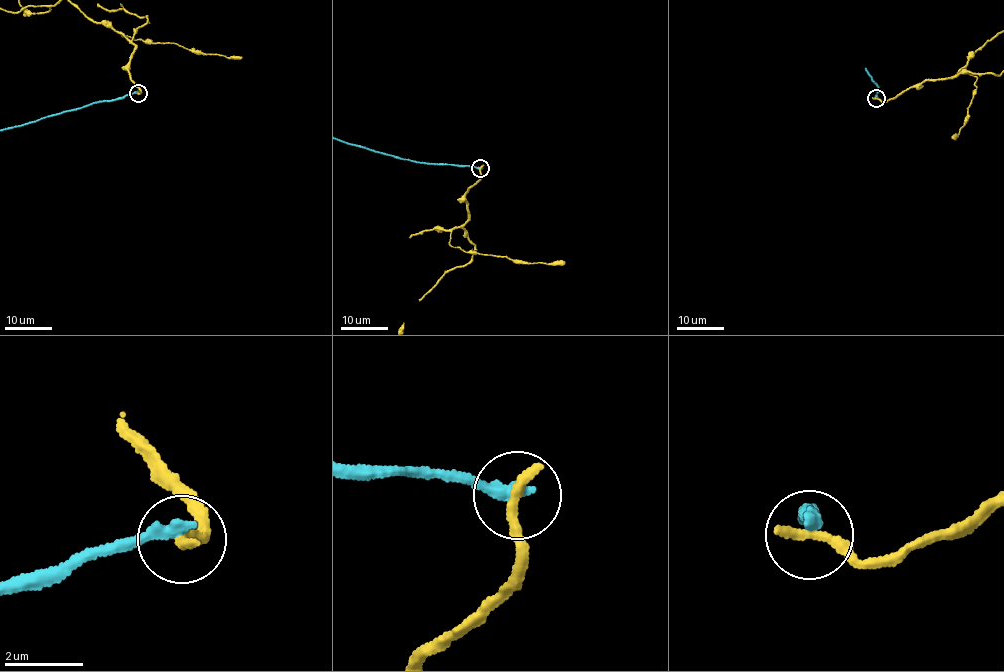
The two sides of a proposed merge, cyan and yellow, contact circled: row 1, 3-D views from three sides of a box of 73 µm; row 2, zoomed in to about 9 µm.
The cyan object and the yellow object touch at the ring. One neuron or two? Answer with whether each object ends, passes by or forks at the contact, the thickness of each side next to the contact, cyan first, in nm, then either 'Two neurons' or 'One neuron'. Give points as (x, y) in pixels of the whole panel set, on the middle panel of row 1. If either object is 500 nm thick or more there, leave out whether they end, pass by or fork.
At the ring cyan ends. At the ring yellow ends. Thickness 360 nm (cyan) against 320 nm. Two neurons

